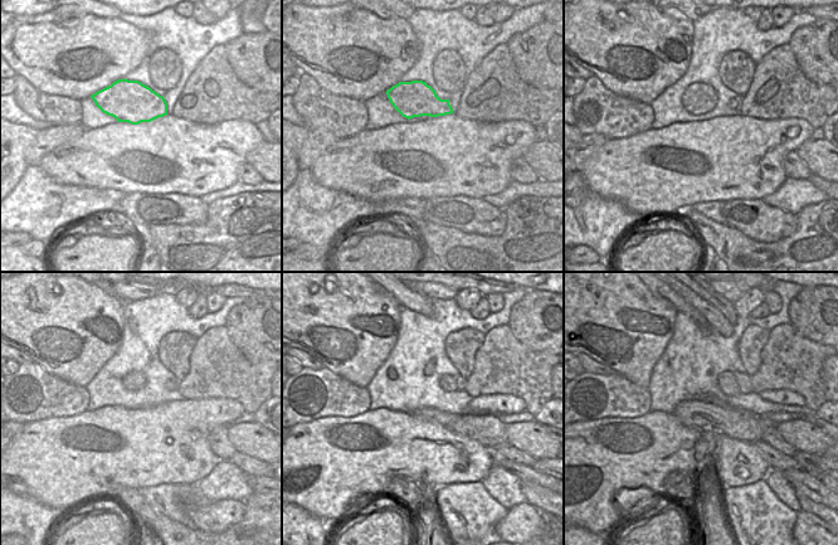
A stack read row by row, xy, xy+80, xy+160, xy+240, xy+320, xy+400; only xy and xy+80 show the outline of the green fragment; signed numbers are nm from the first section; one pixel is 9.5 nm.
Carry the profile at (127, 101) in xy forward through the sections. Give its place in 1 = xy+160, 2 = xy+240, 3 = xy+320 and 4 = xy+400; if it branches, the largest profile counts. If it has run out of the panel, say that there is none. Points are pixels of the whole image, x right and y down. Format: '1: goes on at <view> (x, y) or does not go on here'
1: goes on at xy+160 (700, 98)
2: goes on at xy+240 (144, 380)
3: goes on at xy+320 (425, 382)
4: goes on at xy+400 (726, 382)

